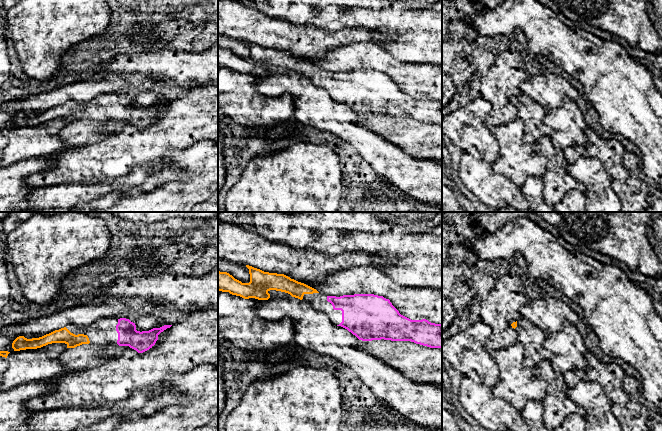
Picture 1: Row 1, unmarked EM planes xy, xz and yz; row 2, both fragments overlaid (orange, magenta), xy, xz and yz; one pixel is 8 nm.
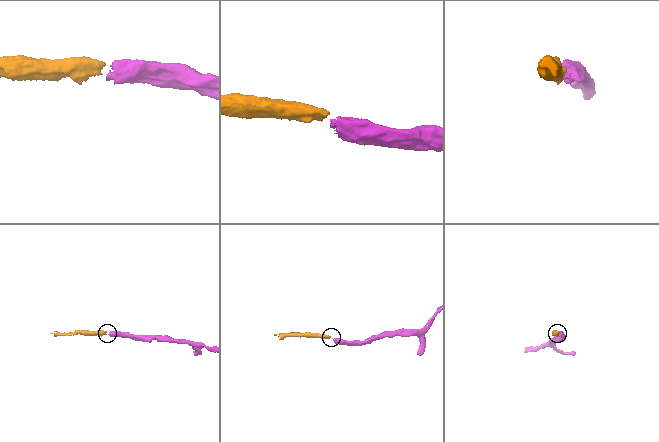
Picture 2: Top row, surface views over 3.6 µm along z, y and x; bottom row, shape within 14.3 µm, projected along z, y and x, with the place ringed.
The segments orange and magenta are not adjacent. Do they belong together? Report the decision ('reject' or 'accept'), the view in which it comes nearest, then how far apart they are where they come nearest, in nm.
accept; view xz; gap 80 nm

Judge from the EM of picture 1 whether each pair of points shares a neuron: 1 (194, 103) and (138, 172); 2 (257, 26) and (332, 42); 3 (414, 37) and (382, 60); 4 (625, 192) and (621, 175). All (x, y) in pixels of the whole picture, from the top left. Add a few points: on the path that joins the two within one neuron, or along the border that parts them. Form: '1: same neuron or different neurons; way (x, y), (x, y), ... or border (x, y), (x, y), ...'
1: different neurons; border (166, 160), (157, 167), (135, 166), (122, 177)
2: same neuron; way (276, 34), (299, 37), (302, 40), (313, 42)
3: different neurons; border (375, 42), (379, 43), (398, 60), (413, 62)
4: different neurons; border (623, 157), (623, 163), (629, 176), (620, 182)

